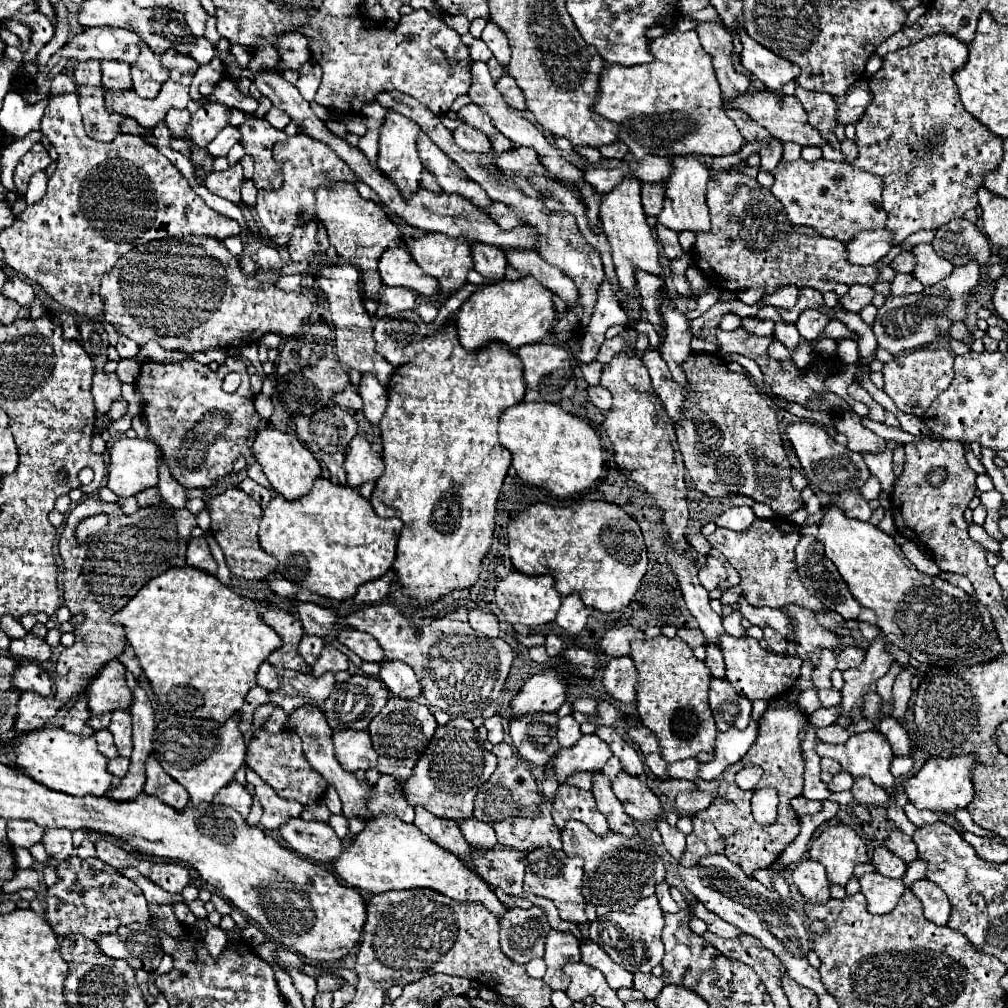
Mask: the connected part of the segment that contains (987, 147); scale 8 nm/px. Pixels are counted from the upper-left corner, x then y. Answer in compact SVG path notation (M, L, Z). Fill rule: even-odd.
M949 35L925 37L911 45L883 57L881 69L871 77L871 103L857 127L859 157L853 167L861 167L879 175L885 183L883 209L887 211L885 229L891 233L891 243L899 245L919 229L937 229L953 219L961 219L967 209L977 207L977 187L985 175L995 171L1003 157L1003 139L993 135L959 101L953 73L967 63L967 45Z

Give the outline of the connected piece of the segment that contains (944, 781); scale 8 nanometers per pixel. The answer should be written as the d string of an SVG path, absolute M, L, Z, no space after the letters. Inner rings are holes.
M973 755L963 757L931 757L921 771L903 781L903 789L909 797L909 803L913 803L917 809L929 809L935 813L955 813L957 809L965 809L973 801L973 787L971 787L971 769L975 765Z

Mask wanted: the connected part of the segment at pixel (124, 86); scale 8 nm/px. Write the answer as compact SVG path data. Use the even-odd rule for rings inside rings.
M101 61L101 81L105 89L111 91L127 91L131 89L131 79L129 79L131 65L121 63L121 61Z

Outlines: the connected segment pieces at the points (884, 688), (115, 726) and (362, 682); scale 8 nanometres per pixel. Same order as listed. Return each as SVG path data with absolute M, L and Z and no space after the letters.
M893 663L893 667L887 671L887 675L881 677L876 684L876 691L883 701L881 711L885 716L889 716L893 708L892 687L899 671L901 671L899 663Z
M113 711L109 731L115 737L115 747L119 757L131 755L131 715L125 711Z
M361 673L351 675L349 681L337 683L333 689L333 695L327 699L327 723L333 731L345 731L345 729L367 729L371 719L385 707L389 701L389 689L381 679L377 677L365 677Z

